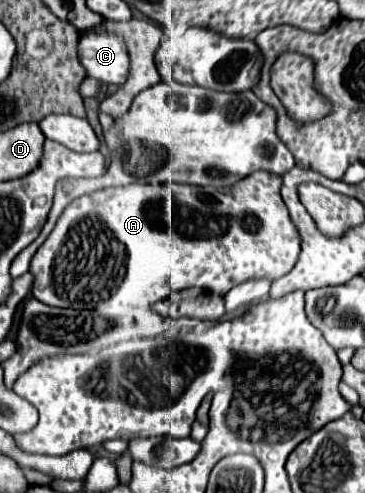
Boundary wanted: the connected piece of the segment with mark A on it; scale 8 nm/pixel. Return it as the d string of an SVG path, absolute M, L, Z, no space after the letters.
M256 171L238 181L238 185L222 189L180 183L126 185L74 199L32 259L30 271L36 277L32 295L52 307L98 309L98 313L102 313L102 303L148 307L154 293L162 297L162 293L170 293L170 289L200 287L224 295L248 279L278 279L296 265L302 241L280 197L280 185L280 175Z

